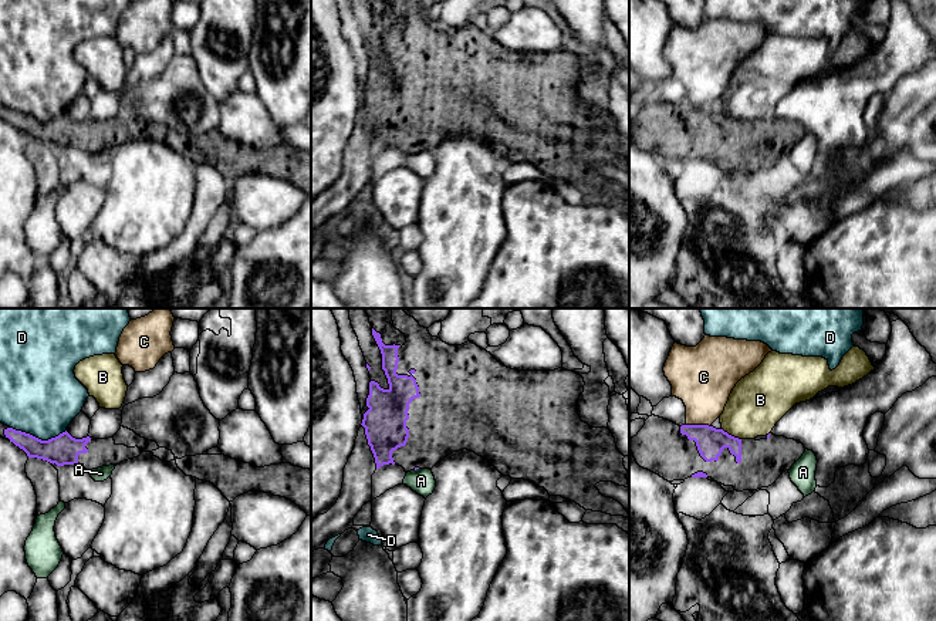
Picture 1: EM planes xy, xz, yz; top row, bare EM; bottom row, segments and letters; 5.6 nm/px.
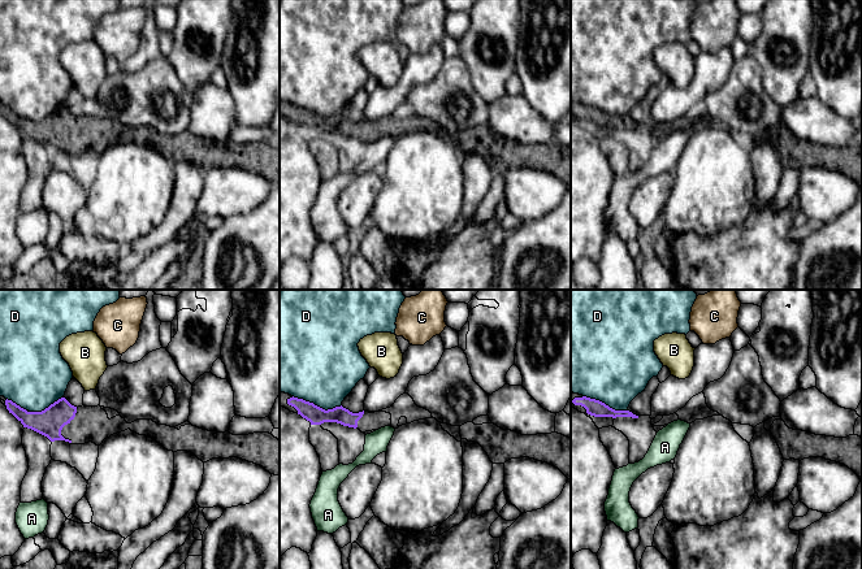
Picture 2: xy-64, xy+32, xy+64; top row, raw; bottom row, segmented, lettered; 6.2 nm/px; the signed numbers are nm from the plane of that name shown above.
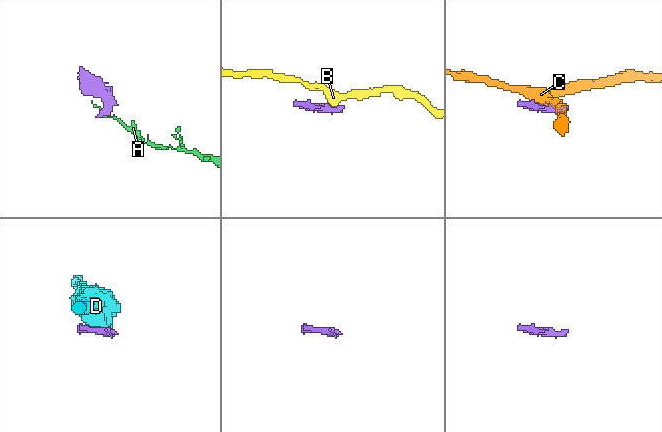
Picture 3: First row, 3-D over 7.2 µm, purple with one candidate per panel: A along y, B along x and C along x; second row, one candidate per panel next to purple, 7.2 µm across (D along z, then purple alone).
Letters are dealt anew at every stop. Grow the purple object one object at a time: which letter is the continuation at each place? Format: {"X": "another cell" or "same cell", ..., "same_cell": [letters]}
{"A": "another cell", "B": "another cell", "C": "another cell", "D": "another cell", "same_cell": []}

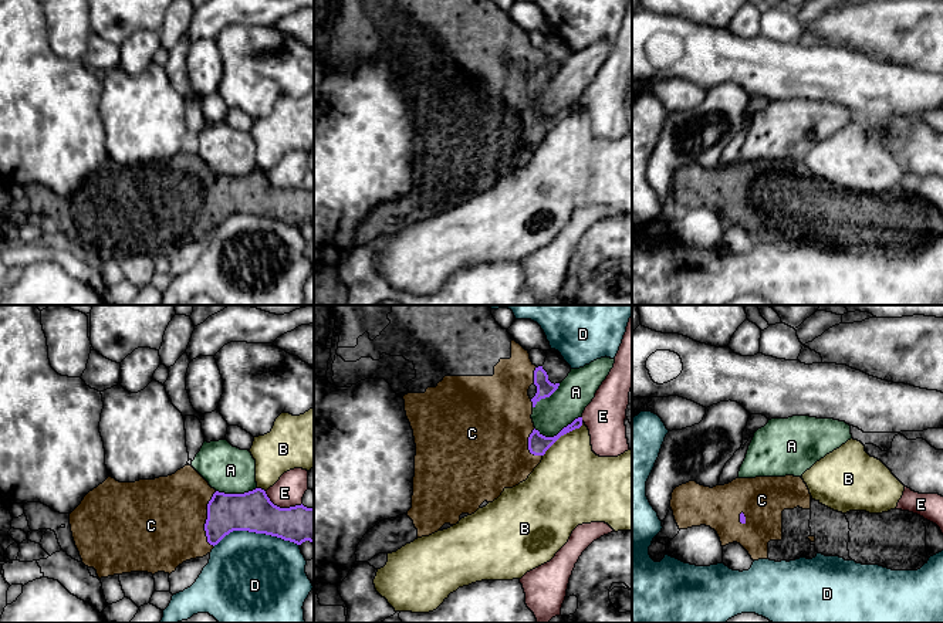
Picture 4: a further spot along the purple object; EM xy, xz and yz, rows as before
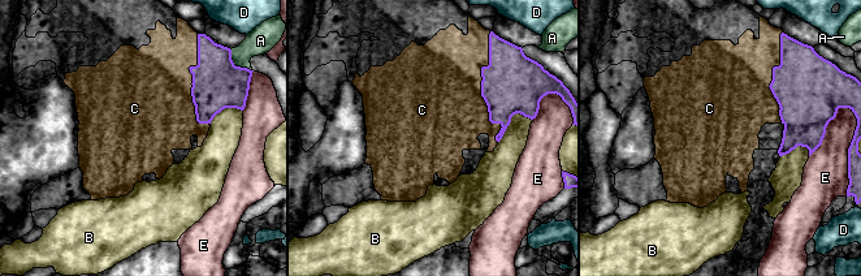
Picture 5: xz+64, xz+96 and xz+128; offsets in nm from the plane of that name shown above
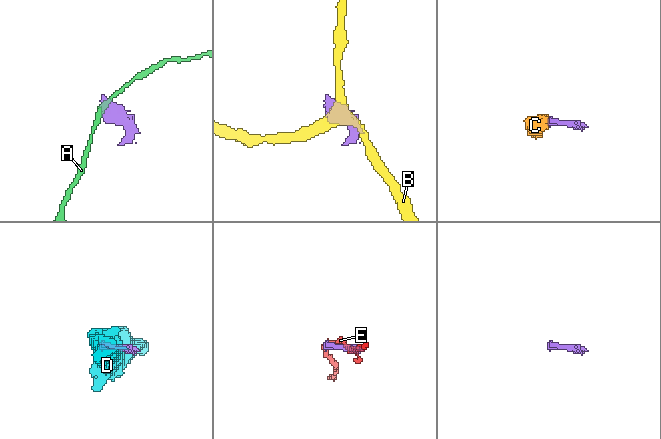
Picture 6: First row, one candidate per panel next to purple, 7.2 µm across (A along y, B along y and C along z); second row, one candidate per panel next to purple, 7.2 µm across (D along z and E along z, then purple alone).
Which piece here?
{"A": "another cell", "B": "another cell", "C": "same cell", "D": "another cell", "E": "another cell", "same_cell": ["C"]}

